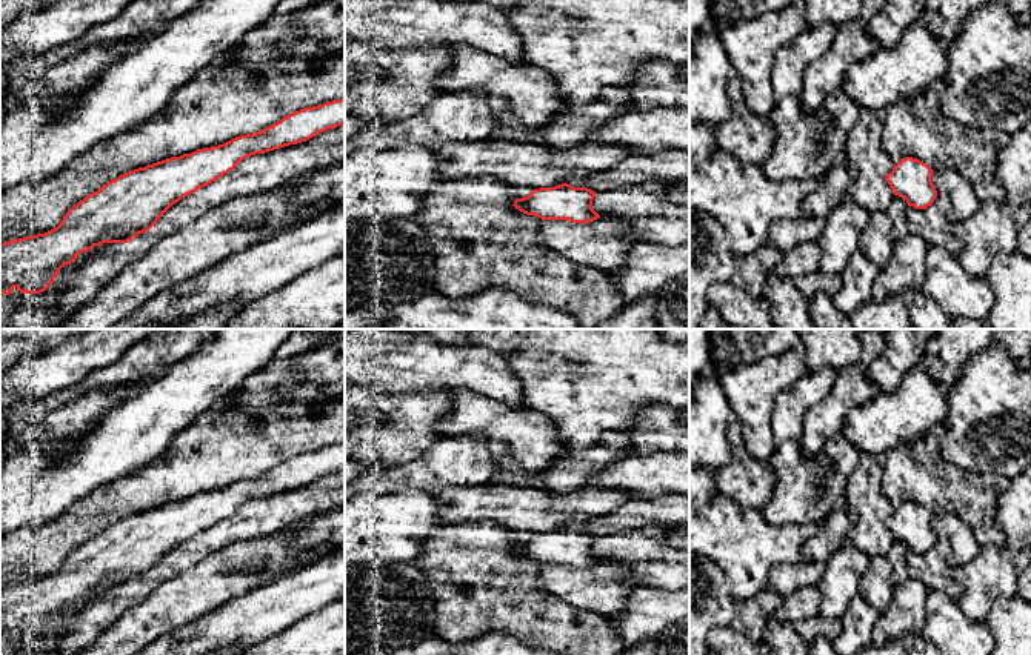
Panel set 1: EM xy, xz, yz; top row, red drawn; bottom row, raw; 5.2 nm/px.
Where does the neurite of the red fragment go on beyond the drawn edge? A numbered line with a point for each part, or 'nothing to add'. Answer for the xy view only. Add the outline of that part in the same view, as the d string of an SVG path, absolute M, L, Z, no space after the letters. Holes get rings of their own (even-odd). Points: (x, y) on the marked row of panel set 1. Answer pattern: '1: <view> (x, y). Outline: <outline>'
nothing to add

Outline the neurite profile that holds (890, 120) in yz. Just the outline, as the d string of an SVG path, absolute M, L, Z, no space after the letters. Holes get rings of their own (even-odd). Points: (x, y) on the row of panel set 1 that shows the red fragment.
M931 83L914 100L885 109L882 146L897 165L905 157L926 163L933 171L954 168L974 188L980 201L1003 200L1005 191L994 172L1000 149L1009 141L1003 131L980 131L946 117L940 109L943 83Z

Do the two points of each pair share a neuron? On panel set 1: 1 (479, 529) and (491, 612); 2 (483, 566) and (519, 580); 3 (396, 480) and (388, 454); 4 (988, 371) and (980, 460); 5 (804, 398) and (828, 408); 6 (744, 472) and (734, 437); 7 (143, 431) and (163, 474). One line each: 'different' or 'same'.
1: same
2: same
3: different
4: same
5: different
6: same
7: different

